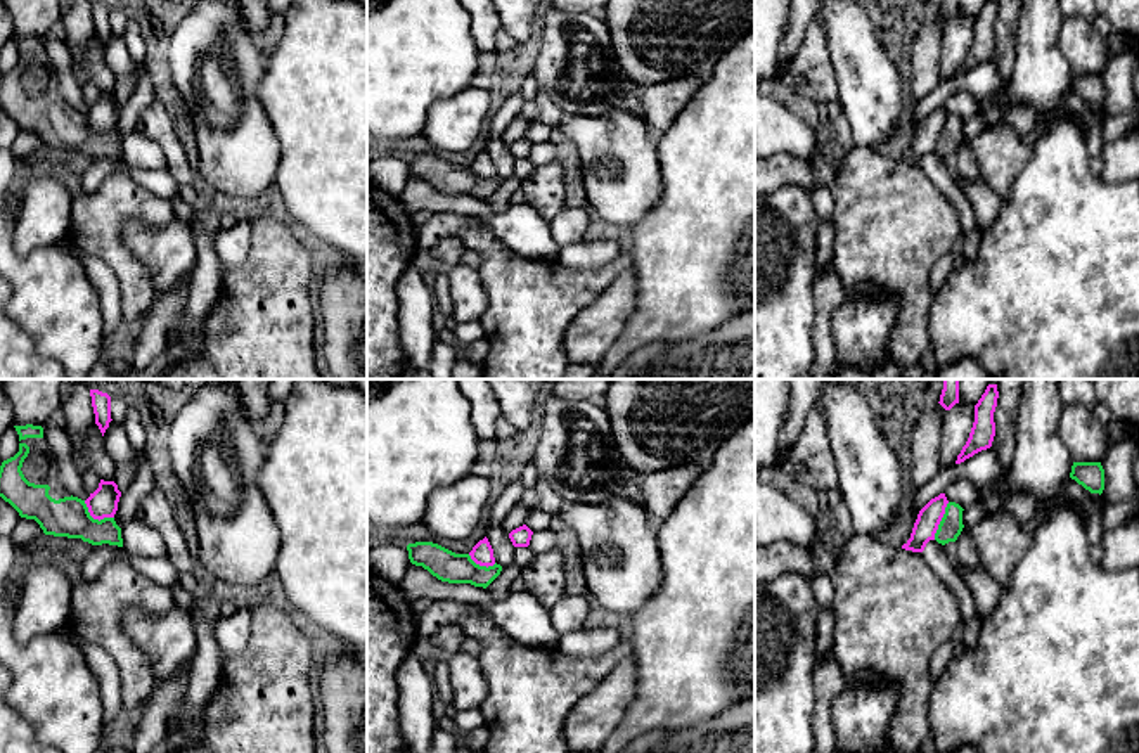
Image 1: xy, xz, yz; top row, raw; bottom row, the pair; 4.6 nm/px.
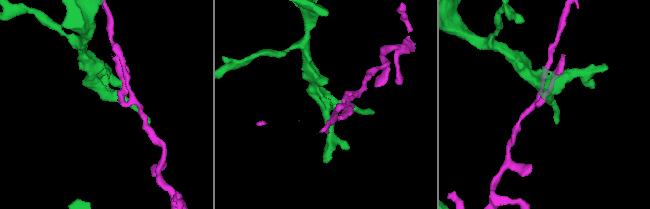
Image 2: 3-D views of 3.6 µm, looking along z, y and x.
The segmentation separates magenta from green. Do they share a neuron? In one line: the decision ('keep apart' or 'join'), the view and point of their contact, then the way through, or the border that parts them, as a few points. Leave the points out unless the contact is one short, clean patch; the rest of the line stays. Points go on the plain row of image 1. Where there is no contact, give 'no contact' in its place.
keep apart; contact xy (96, 130); border xy (83, 113), (94, 130), (113, 130)

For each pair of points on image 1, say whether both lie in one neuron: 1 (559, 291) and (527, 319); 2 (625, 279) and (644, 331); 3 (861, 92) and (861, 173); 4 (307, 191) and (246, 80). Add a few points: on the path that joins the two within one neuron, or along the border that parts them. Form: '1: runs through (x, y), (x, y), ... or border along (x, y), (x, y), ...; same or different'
1: runs through (551, 295), (535, 310); same
2: border along (632, 269), (636, 307), (615, 340); different
3: border along (855, 144), (871, 148); different
4: border along (260, 97), (260, 104), (279, 142), (276, 177); different

